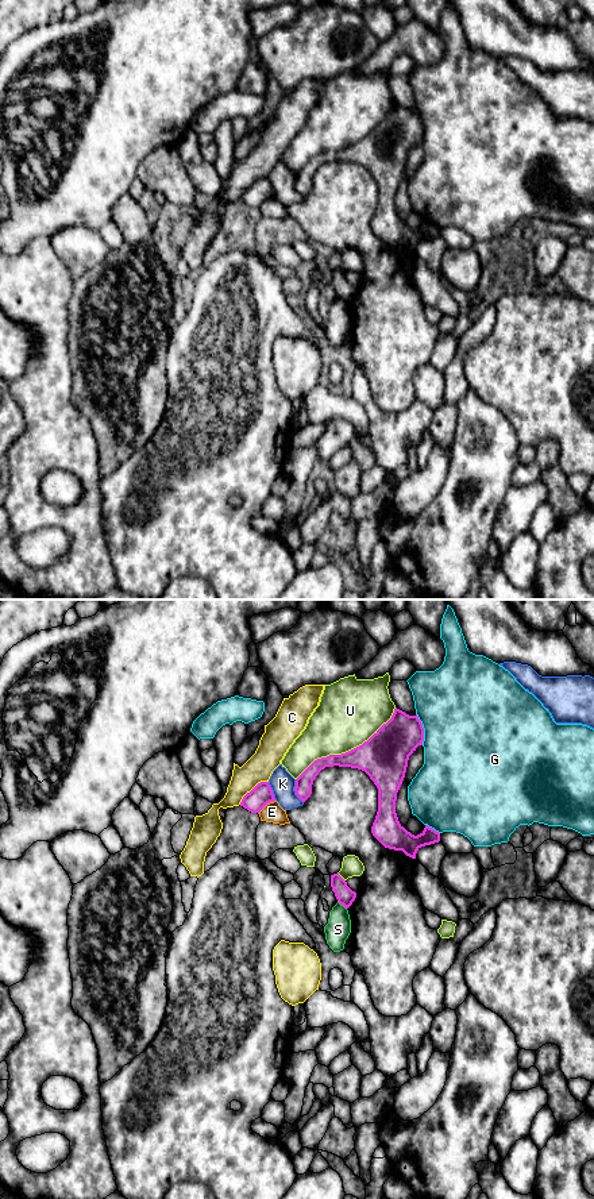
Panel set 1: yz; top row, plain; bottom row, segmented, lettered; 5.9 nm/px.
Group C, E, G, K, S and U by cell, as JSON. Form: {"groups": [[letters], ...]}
{"groups": [["C"], ["E"], ["G"], ["K"], ["S"], ["U"]]}

